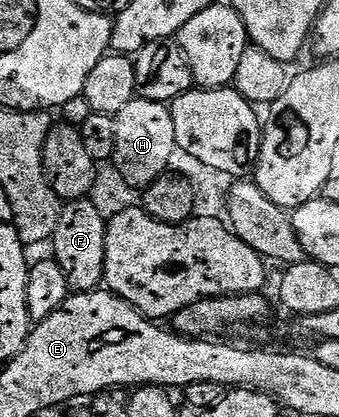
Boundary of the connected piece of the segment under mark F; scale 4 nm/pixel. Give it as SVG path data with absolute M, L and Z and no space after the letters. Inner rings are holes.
M91 199L66 201L51 238L52 260L63 271L73 293L91 293L102 288L105 280L105 256L107 255L107 219L99 215Z

